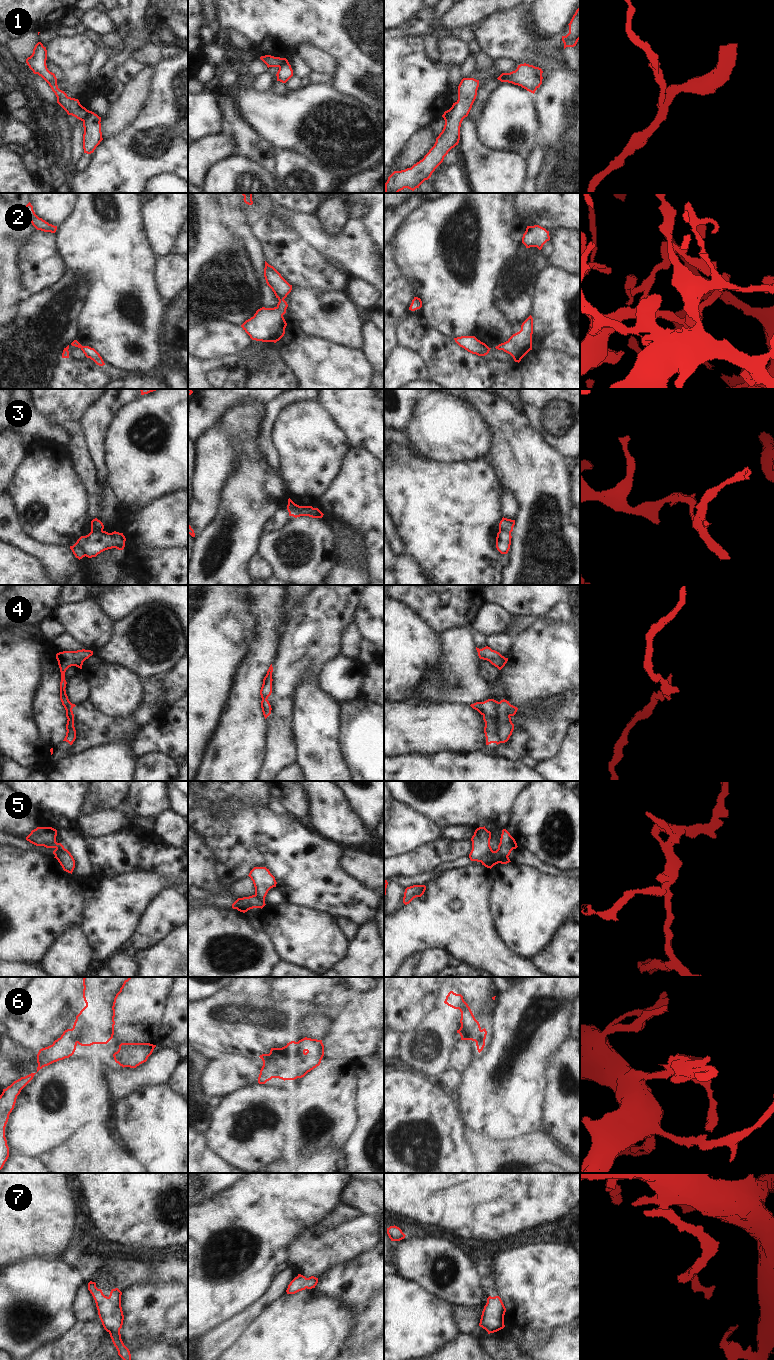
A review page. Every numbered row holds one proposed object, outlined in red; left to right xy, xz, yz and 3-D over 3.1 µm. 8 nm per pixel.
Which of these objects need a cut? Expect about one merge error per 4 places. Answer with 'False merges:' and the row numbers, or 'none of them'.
False merges: 1, 3, 5.

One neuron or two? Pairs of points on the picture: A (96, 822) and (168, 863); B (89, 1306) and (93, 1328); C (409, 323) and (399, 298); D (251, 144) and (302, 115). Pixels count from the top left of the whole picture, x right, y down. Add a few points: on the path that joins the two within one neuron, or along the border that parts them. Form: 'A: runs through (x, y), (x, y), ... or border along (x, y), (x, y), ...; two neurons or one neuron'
A: border along (129, 824), (99, 836), (89, 836); two neurons
B: border along (98, 1317), (87, 1322), (79, 1321); two neurons
C: border along (408, 308), (399, 322), (396, 334); two neurons
D: border along (245, 121), (260, 137), (267, 139), (281, 149); two neurons

